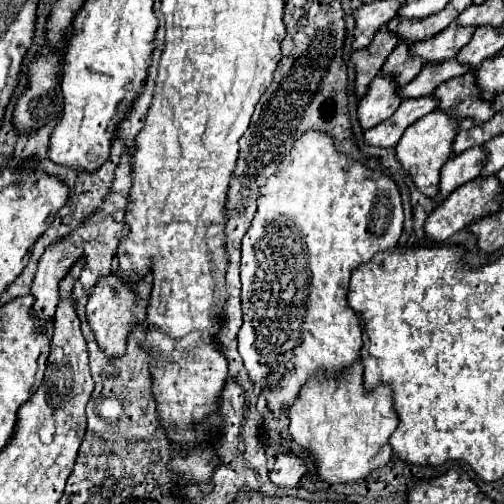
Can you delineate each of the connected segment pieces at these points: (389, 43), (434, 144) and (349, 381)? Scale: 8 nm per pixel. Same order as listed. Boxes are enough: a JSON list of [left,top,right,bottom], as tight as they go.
[[350,28,398,98],[394,112,458,198],[288,362,398,484]]

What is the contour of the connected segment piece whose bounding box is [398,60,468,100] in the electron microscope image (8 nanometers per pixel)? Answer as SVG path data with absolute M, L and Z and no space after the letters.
M456 60L442 62L440 66L424 66L420 70L420 74L410 84L406 84L404 88L398 90L398 96L402 100L430 96L442 82L446 82L446 80L450 80L454 76L466 74L466 72L468 72L468 66L460 66Z

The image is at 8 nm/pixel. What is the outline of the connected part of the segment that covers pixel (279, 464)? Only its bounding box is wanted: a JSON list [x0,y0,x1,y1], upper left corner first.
[270,452,306,488]

